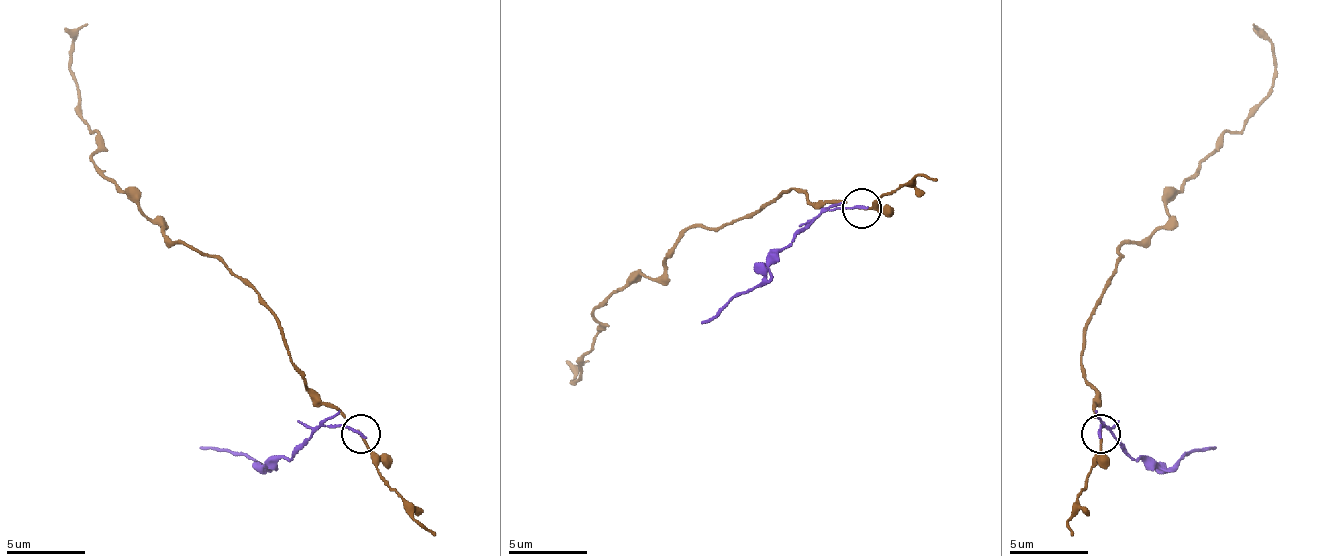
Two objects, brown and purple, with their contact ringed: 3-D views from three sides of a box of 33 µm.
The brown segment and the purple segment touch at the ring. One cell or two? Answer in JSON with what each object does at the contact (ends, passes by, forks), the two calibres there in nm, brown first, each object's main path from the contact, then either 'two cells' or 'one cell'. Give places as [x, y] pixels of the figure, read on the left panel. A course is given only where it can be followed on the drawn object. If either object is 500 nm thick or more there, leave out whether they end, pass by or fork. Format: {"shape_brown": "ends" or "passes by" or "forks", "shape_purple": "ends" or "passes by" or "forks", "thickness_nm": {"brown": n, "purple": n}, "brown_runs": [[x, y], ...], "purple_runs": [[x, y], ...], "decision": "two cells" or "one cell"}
{"shape_brown": "passes by", "shape_purple": "ends", "thickness_nm": {"brown": 100, "purple": 180}, "brown_runs": [[359, 434], [301, 380], [281, 321], [222, 262], [159, 227], [100, 172], [73, 81], [69, 46], [89, 23]], "purple_runs": [[359, 434], [320, 427], [289, 458], [265, 466], [253, 458], [198, 446]], "decision": "two cells"}

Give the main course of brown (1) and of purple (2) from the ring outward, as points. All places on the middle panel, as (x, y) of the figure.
1: (861, 209), (782, 193), (724, 228), (688, 228), (661, 276), (637, 276), (602, 303), (571, 382), (590, 362)
2: (861, 209), (822, 213), (790, 240), (755, 287), (700, 323)

